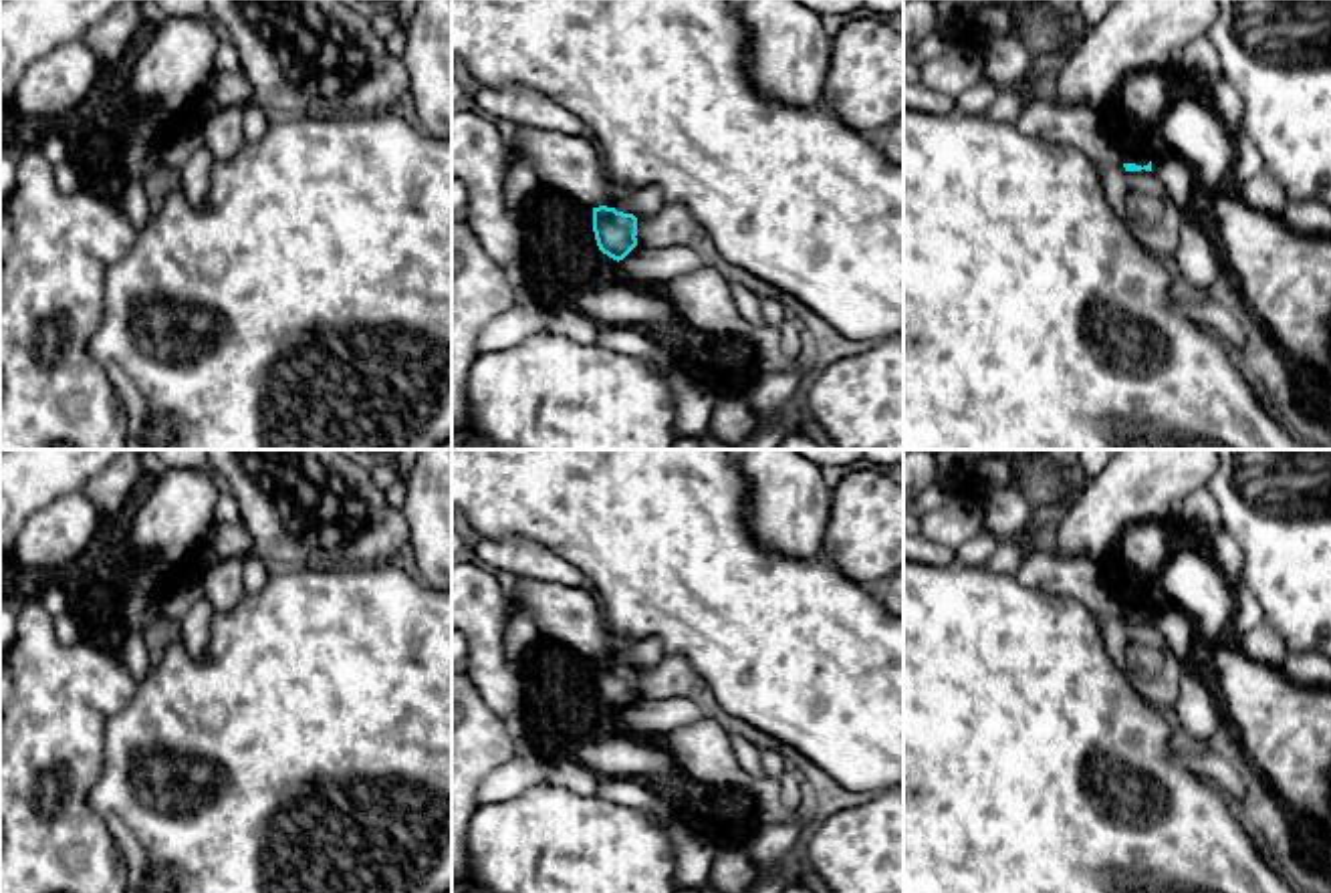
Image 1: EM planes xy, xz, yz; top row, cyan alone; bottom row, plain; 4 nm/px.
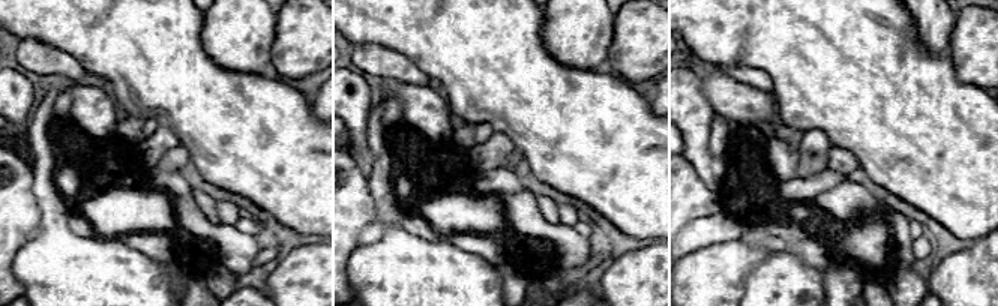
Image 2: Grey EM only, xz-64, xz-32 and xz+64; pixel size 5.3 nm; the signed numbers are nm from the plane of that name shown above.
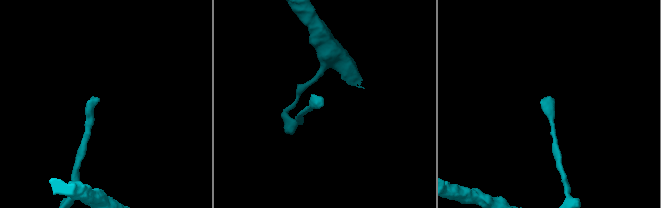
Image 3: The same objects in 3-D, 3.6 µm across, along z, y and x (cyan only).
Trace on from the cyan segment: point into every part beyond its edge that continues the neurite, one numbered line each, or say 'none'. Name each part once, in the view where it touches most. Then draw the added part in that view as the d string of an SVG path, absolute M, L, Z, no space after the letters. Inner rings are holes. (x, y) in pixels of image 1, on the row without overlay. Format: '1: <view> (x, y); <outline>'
none

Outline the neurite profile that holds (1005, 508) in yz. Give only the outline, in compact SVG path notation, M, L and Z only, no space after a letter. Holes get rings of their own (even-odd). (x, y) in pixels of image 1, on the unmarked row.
M1012 484L992 490L982 504L984 528L998 540L1012 536L1033 514L1028 502Z

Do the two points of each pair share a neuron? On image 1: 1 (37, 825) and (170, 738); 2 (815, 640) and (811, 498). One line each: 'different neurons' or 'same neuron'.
1: different neurons
2: different neurons

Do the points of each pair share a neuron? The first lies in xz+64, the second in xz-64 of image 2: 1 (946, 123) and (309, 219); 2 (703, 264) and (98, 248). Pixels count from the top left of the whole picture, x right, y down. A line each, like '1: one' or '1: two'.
1: one
2: one

